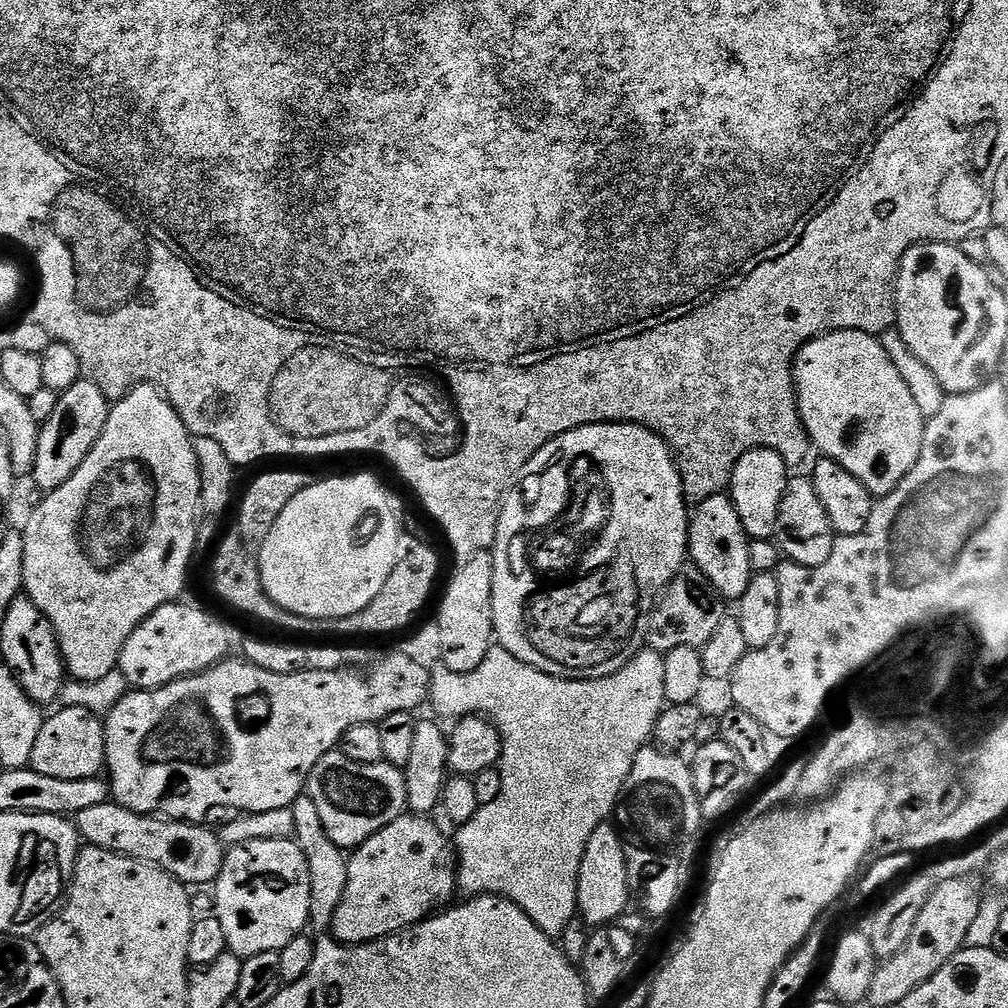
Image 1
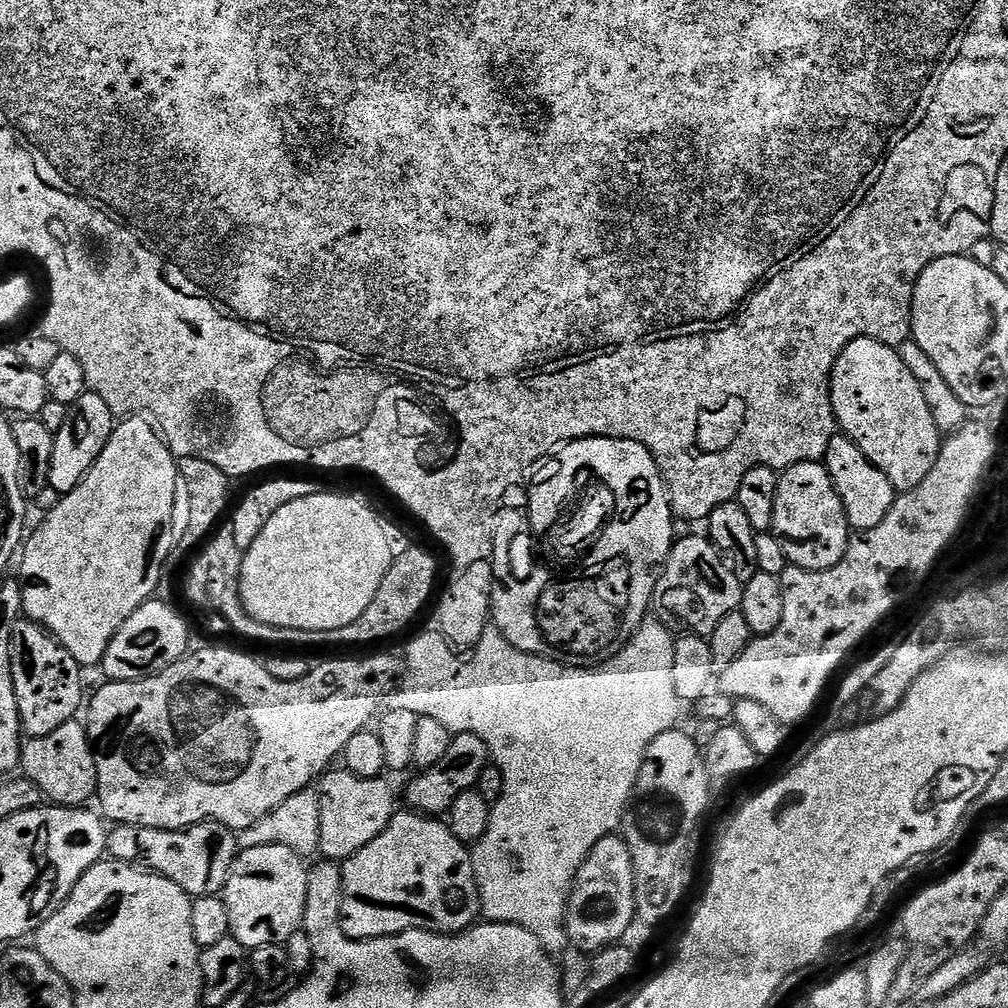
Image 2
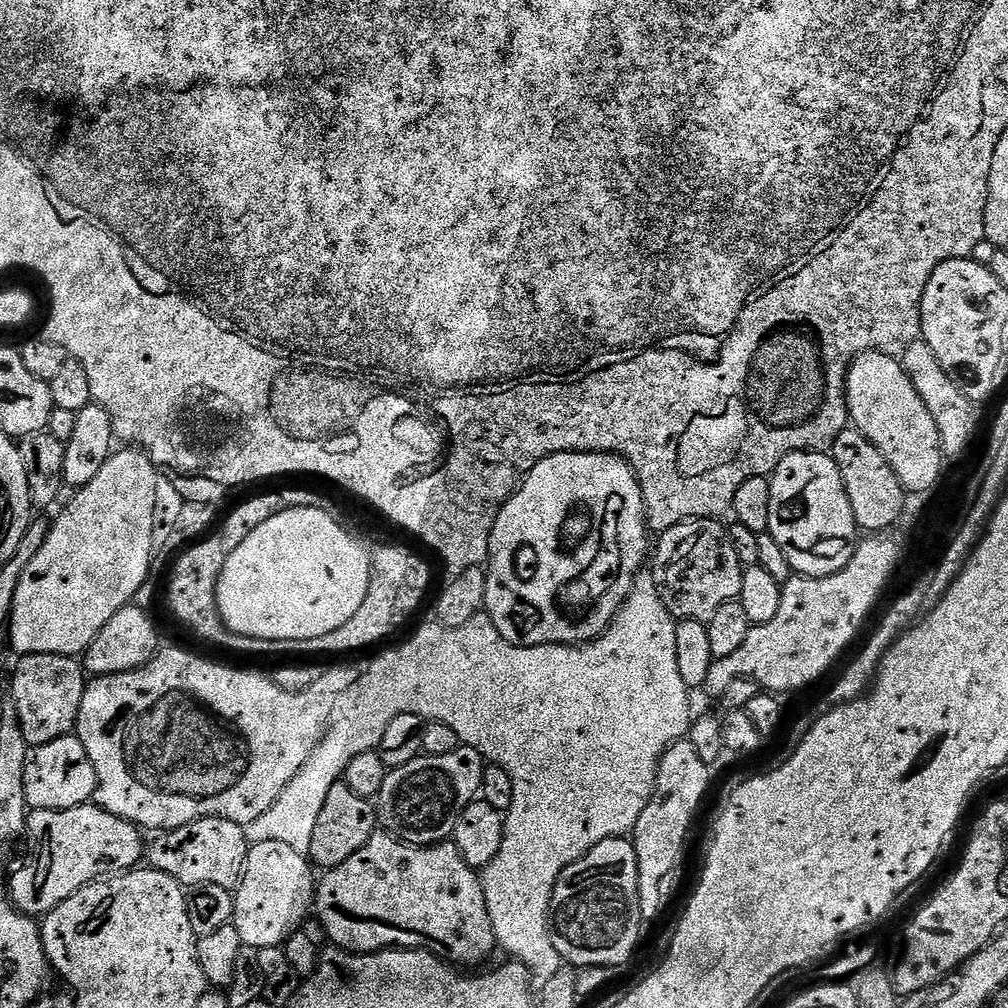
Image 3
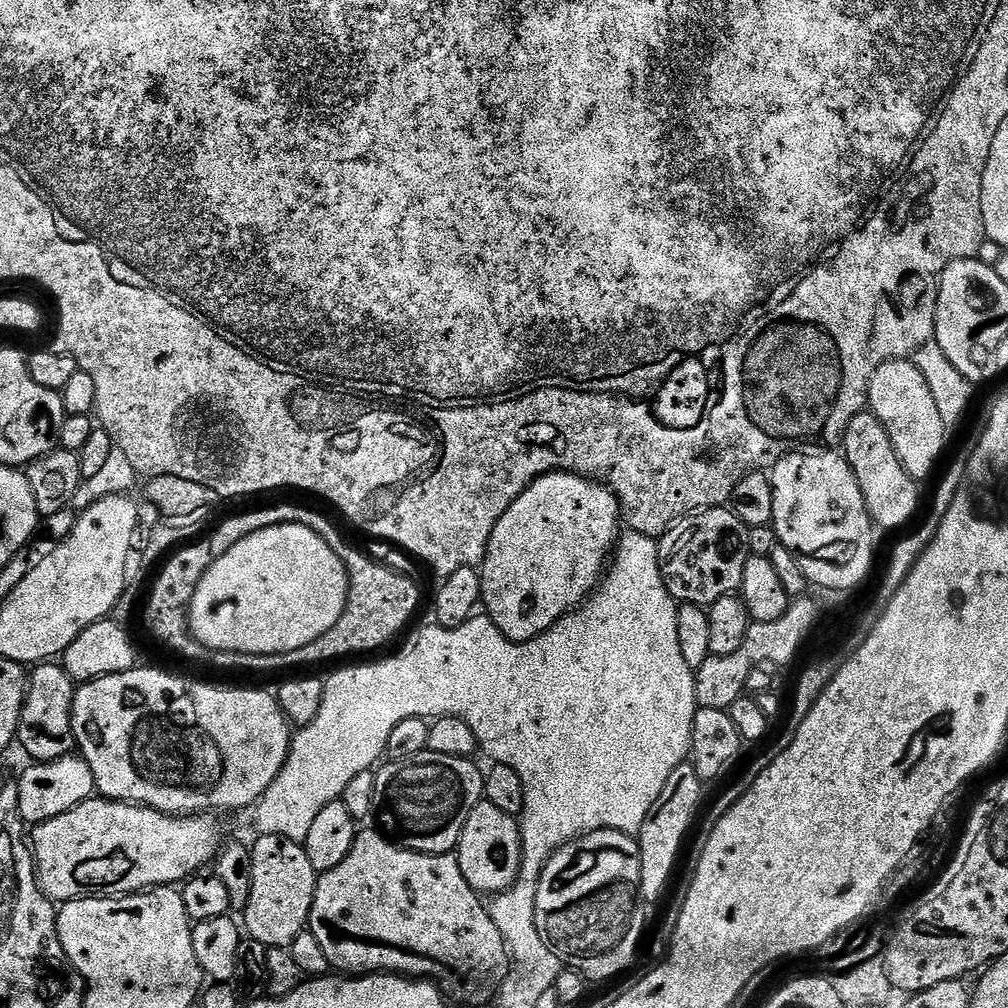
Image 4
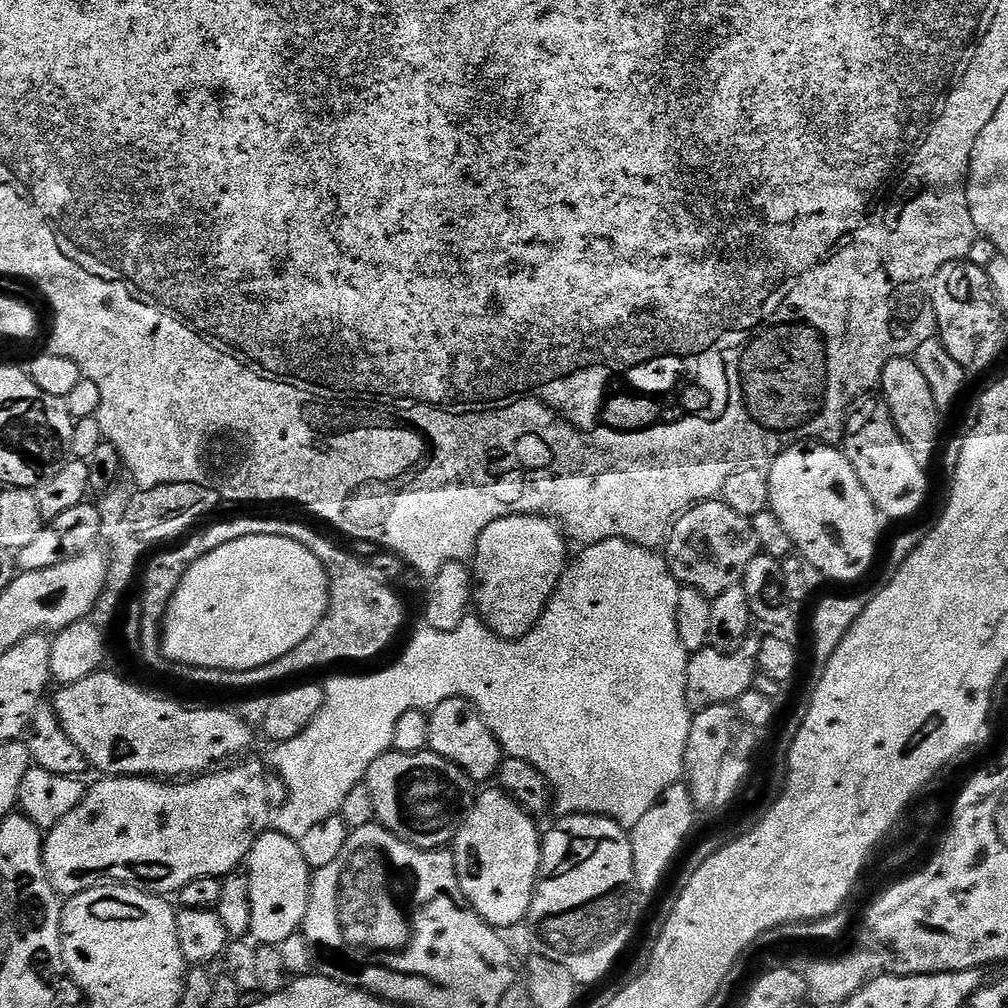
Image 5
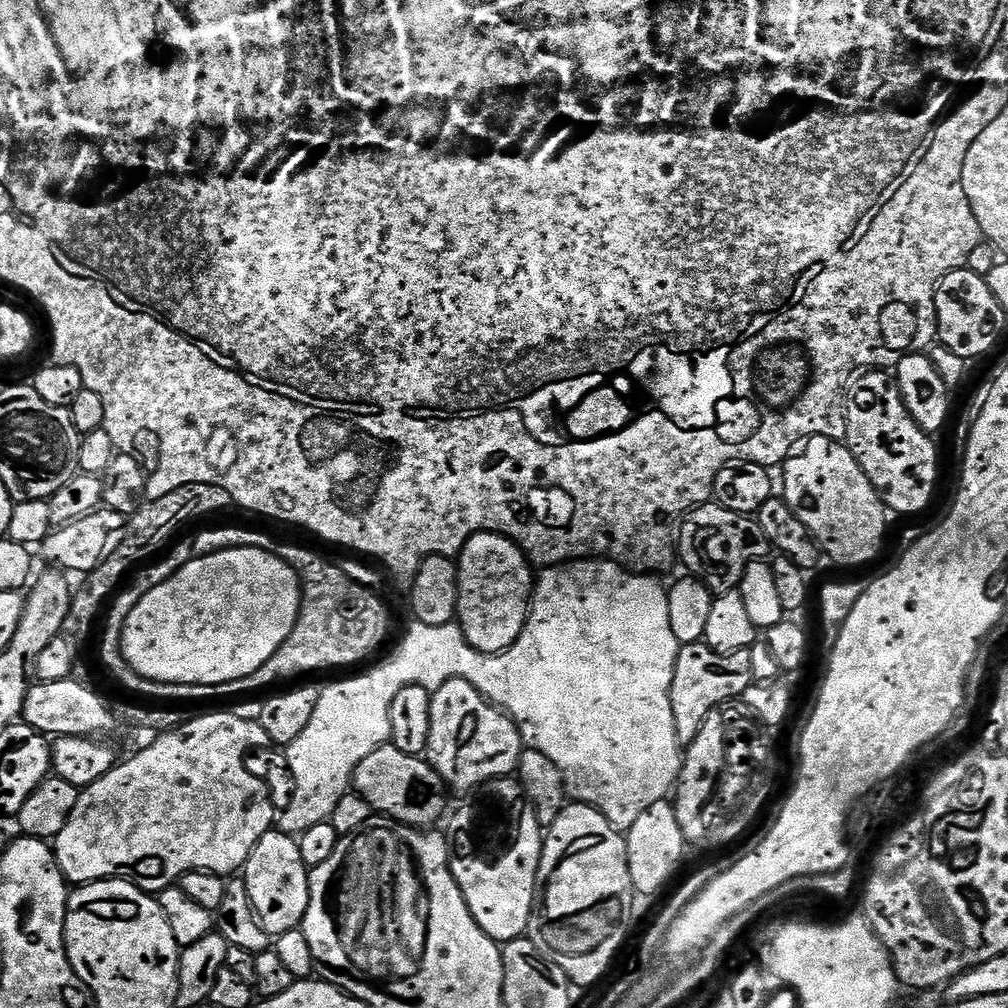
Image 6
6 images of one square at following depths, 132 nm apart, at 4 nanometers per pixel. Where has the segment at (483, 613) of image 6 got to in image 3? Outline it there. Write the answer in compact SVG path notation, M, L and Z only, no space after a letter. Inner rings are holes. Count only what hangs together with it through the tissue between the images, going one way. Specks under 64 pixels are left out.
M563 452L542 458L528 471L519 488L502 506L498 518L494 522L494 530L490 534L490 550L486 561L488 581L486 582L486 598L484 608L486 615L492 619L498 634L506 638L506 642L517 644L523 648L533 648L543 644L590 644L597 640L604 631L616 620L616 615L624 607L640 568L650 556L650 529L644 515L644 495L636 477L636 471L628 465L623 456L610 452Z

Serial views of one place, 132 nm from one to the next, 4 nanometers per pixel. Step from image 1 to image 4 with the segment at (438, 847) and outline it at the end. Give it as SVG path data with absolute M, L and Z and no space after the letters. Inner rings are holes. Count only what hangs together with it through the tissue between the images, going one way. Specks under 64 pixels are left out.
M357 831L356 841L350 854L346 854L346 858L342 858L342 862L338 862L338 866L334 866L334 870L319 873L316 881L312 913L308 915L308 928L314 934L314 938L318 938L319 944L322 945L329 965L337 973L347 974L349 977L369 974L399 974L409 978L426 980L435 984L445 997L451 998L453 1001L455 1001L454 999L461 1000L464 1004L484 1004L491 996L493 999L497 995L498 989L504 985L505 978L508 977L508 965L510 963L508 944L502 938L502 930L498 930L498 926L494 926L491 911L486 907L486 904L480 901L483 900L481 893L474 891L470 882L466 882L466 874L462 874L459 855L411 852L408 848L393 842L383 831L375 831Z

